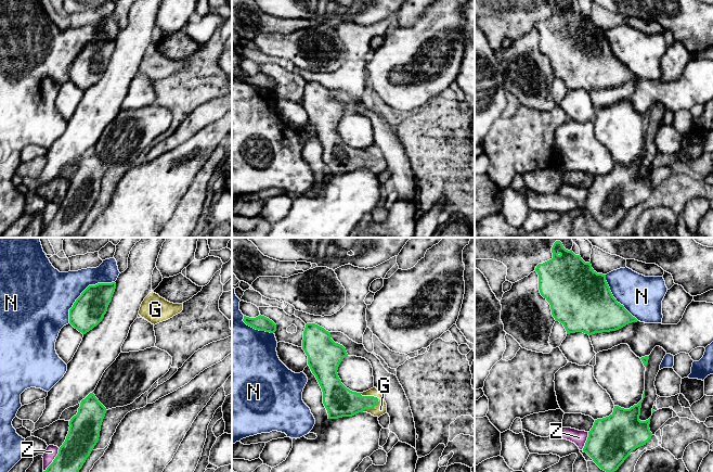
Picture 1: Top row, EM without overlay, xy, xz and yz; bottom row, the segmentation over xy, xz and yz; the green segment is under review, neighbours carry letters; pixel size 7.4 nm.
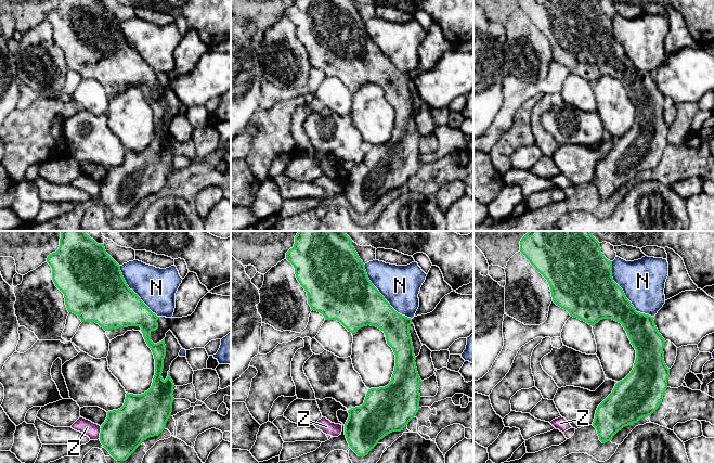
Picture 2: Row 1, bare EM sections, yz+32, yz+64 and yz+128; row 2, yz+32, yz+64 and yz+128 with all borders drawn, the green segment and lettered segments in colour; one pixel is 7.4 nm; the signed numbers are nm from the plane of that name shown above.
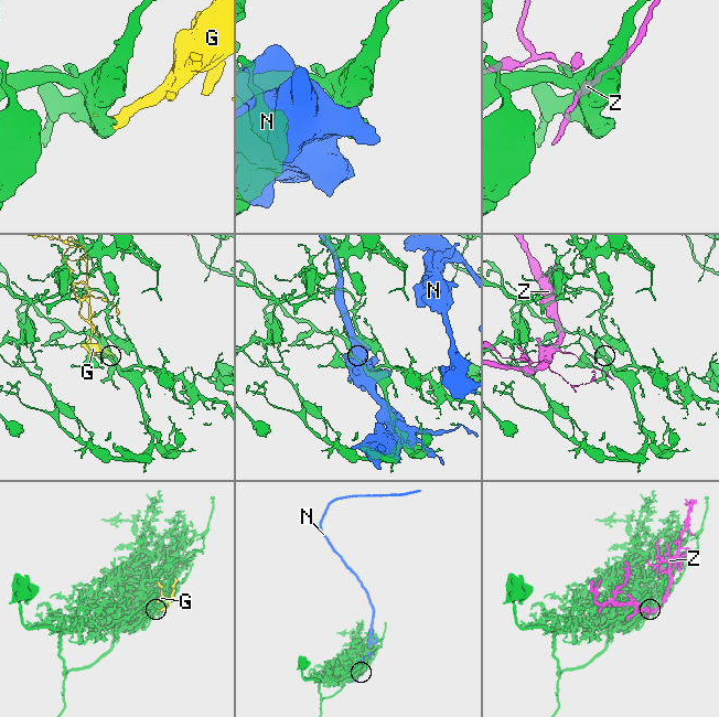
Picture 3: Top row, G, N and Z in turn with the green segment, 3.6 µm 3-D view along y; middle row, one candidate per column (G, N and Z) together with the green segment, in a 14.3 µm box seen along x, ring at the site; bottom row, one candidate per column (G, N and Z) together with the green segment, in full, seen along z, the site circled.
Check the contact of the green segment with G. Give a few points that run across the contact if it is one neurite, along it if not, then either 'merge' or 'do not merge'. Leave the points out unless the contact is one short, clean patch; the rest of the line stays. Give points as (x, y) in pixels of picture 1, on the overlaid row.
merge

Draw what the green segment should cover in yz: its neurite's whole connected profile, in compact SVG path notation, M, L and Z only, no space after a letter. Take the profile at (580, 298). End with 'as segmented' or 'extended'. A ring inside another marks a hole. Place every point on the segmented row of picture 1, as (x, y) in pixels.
M560 241L554 243L552 253L552 259L539 264L535 268L539 275L539 290L549 303L553 317L563 324L567 334L583 332L592 335L610 332L638 321L617 302L606 281L606 275L597 273L591 261L585 263L572 250L566 250Z; as segmented

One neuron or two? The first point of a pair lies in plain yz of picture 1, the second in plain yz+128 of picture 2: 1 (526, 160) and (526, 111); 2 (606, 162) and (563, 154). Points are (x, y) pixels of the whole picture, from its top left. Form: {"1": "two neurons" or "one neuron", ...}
{"1": "one neuron", "2": "two neurons"}

